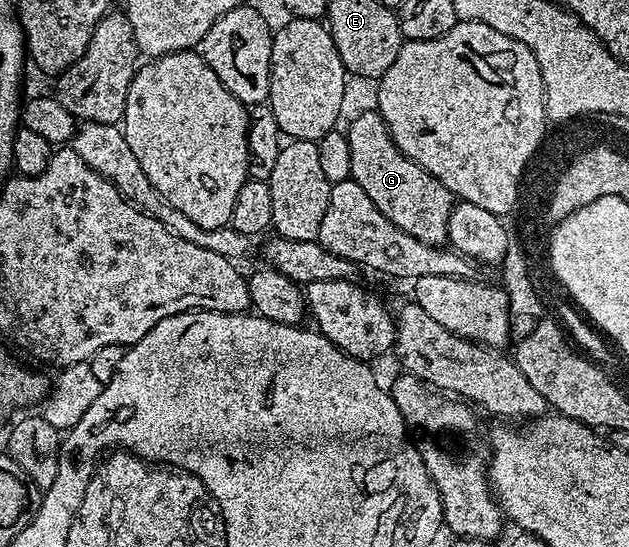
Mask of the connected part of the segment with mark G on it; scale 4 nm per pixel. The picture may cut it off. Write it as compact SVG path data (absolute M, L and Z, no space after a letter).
M378 110L363 113L352 123L346 124L345 134L349 141L349 153L353 153L353 169L351 178L365 189L369 201L397 225L397 229L405 229L409 237L417 237L430 247L442 247L447 243L449 217L455 208L456 198L437 177L433 177L421 165L417 165L409 157L397 149L385 121Z

